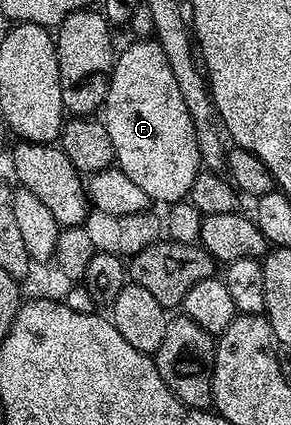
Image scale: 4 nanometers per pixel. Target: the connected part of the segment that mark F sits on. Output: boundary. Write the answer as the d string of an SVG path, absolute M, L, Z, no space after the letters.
M157 40L149 41L134 42L123 54L121 51L115 57L114 72L110 75L110 87L104 103L104 121L112 138L117 169L122 170L124 176L128 176L128 180L136 183L155 203L169 204L181 202L189 195L192 180L196 180L200 172L200 159L192 116L188 116L188 107L180 97L172 68L168 68L168 56L164 56L164 48L160 48Z

